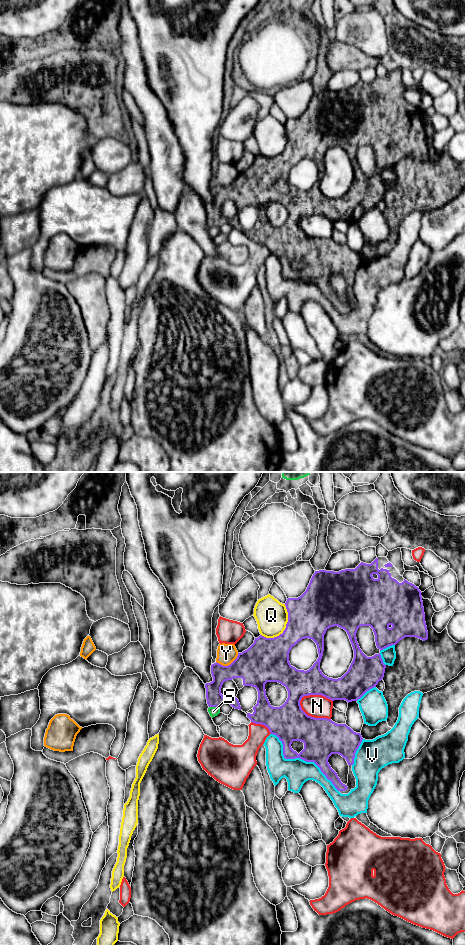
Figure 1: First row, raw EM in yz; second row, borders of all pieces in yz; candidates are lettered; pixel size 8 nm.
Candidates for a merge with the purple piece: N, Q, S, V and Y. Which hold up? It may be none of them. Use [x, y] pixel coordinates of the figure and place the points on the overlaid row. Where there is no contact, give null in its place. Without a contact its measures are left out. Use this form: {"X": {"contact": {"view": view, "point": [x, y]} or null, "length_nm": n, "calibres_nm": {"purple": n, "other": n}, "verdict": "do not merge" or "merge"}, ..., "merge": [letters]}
{"N": {"contact": {"view": "yz", "point": [310, 716]}, "length_nm": 300, "calibres_nm": {"purple": 320, "other": 190}, "verdict": "do not merge"}, "Q": {"contact": {"view": "yz", "point": [285, 628]}, "length_nm": 320, "calibres_nm": {"purple": 360, "other": 260}, "verdict": "do not merge"}, "S": {"contact": {"view": "yz", "point": [214, 706]}, "length_nm": 80, "calibres_nm": {"purple": 130, "other": 80}, "verdict": "do not merge"}, "V": {"contact": {"view": "yz", "point": [300, 758]}, "length_nm": 700, "calibres_nm": {"purple": 320, "other": 200}, "verdict": "do not merge"}, "Y": {"contact": {"view": "yz", "point": [228, 665]}, "length_nm": 200, "calibres_nm": {"purple": 320, "other": 160}, "verdict": "do not merge"}, "merge": []}

